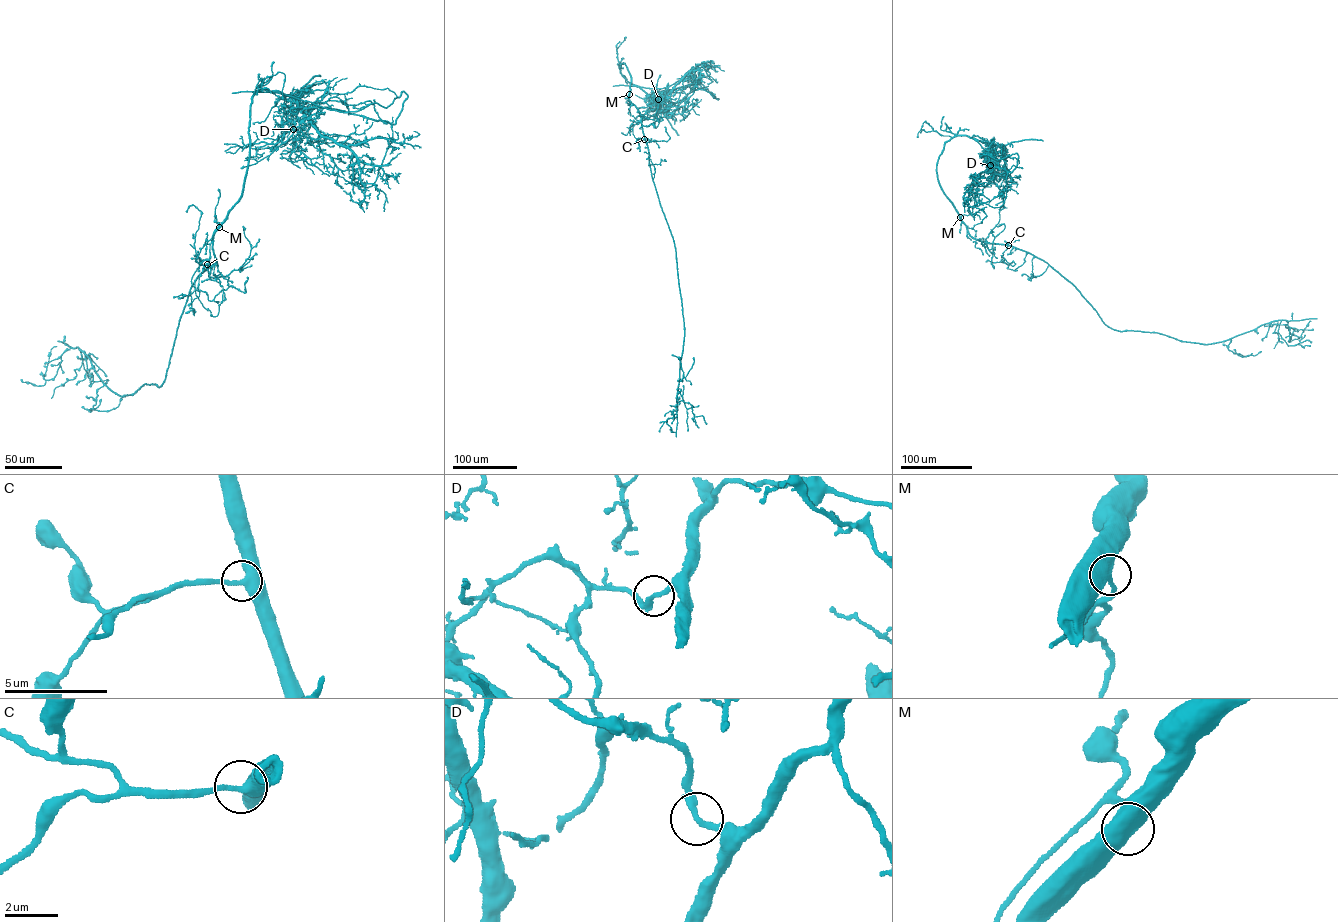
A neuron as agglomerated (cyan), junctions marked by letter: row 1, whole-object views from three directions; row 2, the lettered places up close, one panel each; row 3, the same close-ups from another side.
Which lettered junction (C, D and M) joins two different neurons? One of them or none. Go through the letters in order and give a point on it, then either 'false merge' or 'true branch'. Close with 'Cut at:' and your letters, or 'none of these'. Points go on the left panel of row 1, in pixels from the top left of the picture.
C: place (207, 264); true branch
D: place (293, 129); false merge
M: place (219, 227); true branch
Cut at: D

